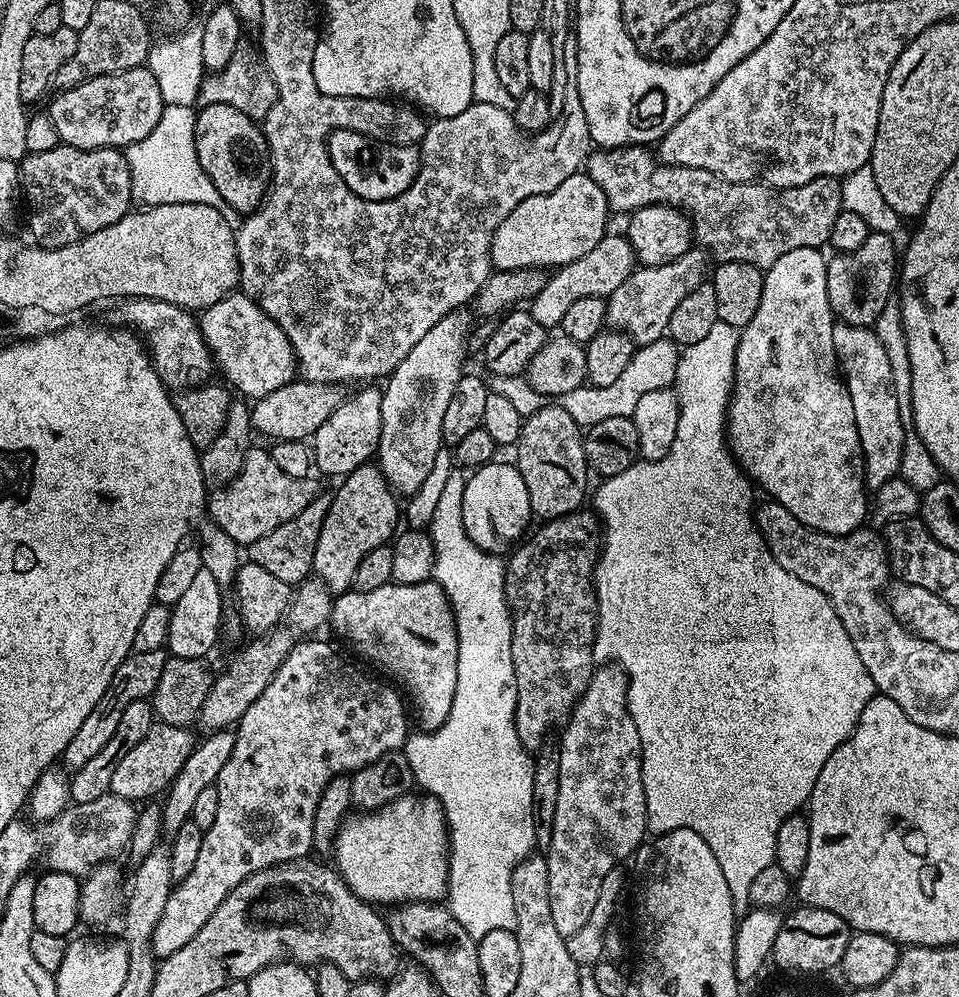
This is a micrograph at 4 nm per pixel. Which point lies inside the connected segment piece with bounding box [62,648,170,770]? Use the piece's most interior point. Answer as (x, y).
(138, 676)

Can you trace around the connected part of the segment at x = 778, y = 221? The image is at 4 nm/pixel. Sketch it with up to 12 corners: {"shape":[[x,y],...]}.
{"shape":[[647,147],[596,150],[613,213],[679,208],[717,261],[823,249],[840,180],[732,184]]}

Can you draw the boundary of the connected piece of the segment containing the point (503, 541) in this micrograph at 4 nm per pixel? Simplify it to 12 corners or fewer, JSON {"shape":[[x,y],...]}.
{"shape":[[515,463],[465,479],[462,526],[507,553],[529,531],[530,494]]}

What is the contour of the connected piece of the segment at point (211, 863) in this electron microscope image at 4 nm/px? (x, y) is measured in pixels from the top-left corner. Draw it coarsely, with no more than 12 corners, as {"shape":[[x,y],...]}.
{"shape":[[293,646],[235,725],[157,958],[312,852],[328,783],[401,751],[401,693]]}

